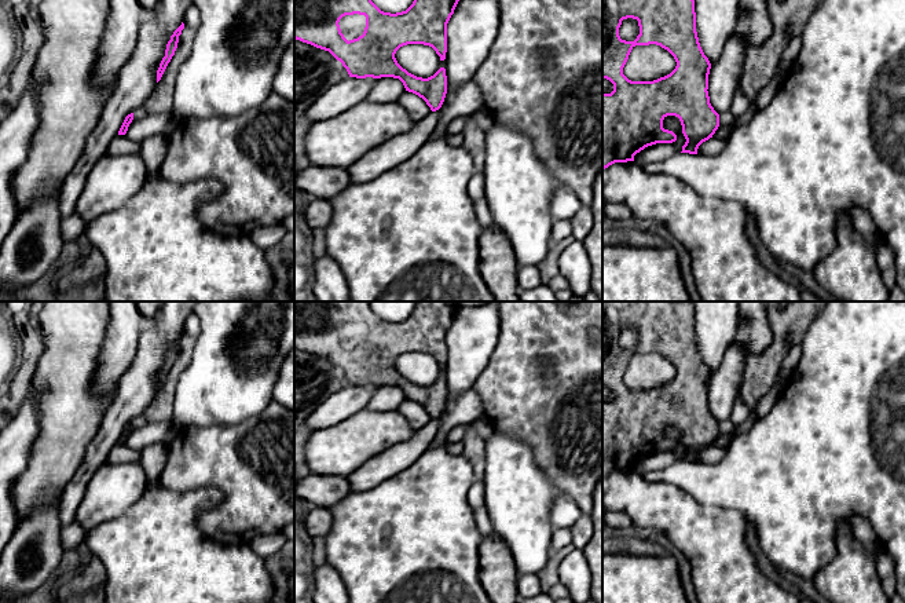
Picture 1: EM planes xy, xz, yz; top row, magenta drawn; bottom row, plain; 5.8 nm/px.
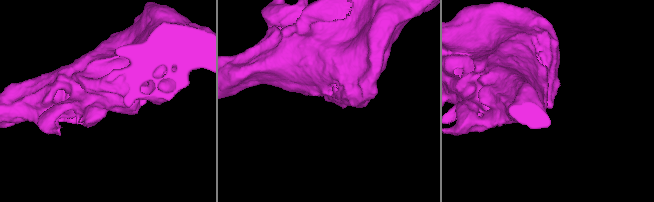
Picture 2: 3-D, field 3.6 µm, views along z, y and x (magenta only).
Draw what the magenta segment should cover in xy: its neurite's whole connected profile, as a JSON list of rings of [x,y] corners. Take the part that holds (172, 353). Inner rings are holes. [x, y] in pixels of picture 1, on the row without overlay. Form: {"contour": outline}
{"contour": [[[182,330],[182,333],[173,340],[173,343],[171,344],[171,348],[166,352],[165,365],[162,366],[160,376],[157,379],[157,391],[161,388],[168,372],[171,370],[172,365],[175,363],[175,359],[176,359],[177,351],[179,351],[179,344],[182,343],[183,337],[184,337],[184,332]]]}

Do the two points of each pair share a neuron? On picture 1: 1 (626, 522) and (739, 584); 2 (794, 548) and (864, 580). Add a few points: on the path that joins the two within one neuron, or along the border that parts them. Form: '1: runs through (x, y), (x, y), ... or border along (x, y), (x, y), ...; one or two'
1: border along (616, 511), (623, 511), (634, 525); two
2: border along (836, 532), (836, 555), (812, 580); two

